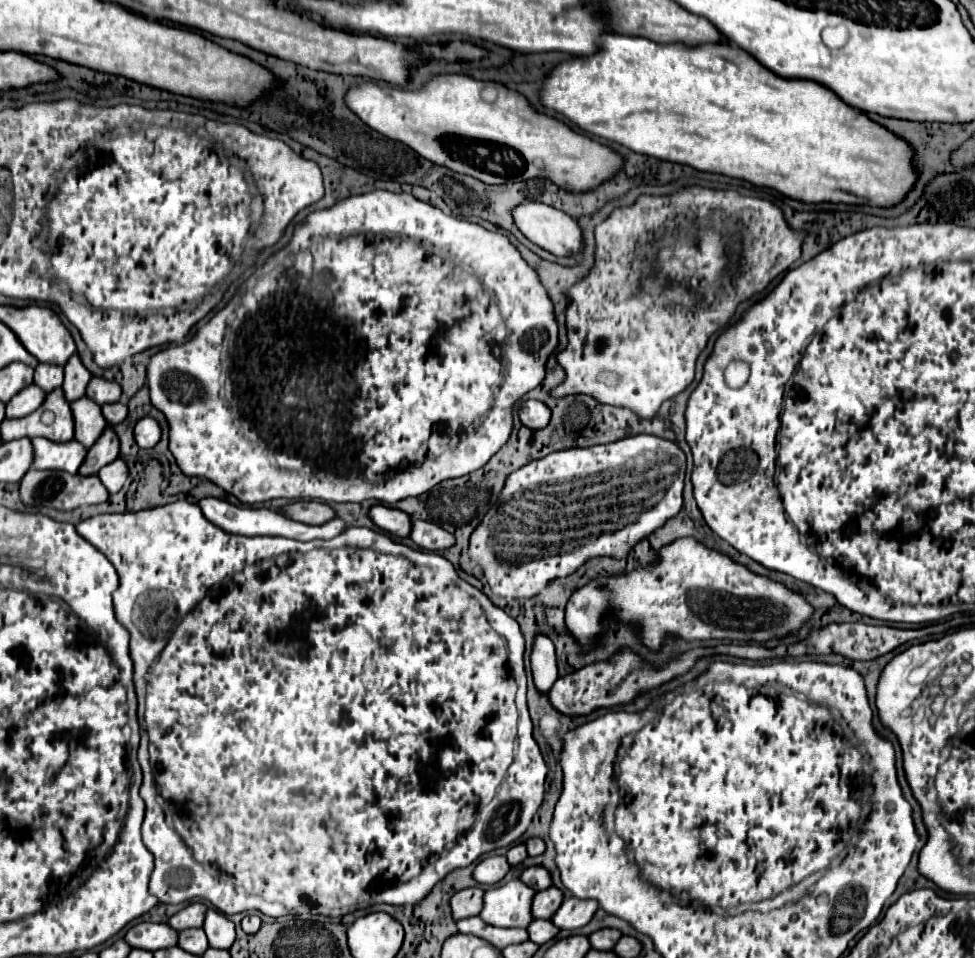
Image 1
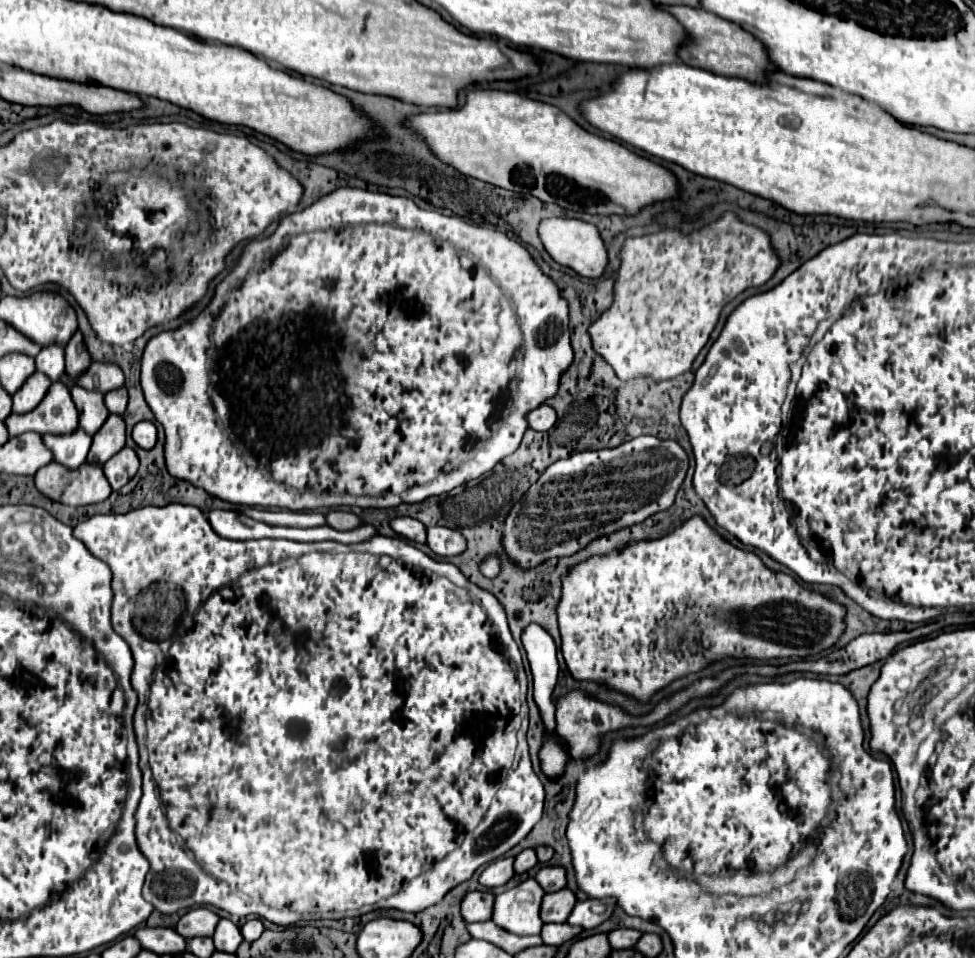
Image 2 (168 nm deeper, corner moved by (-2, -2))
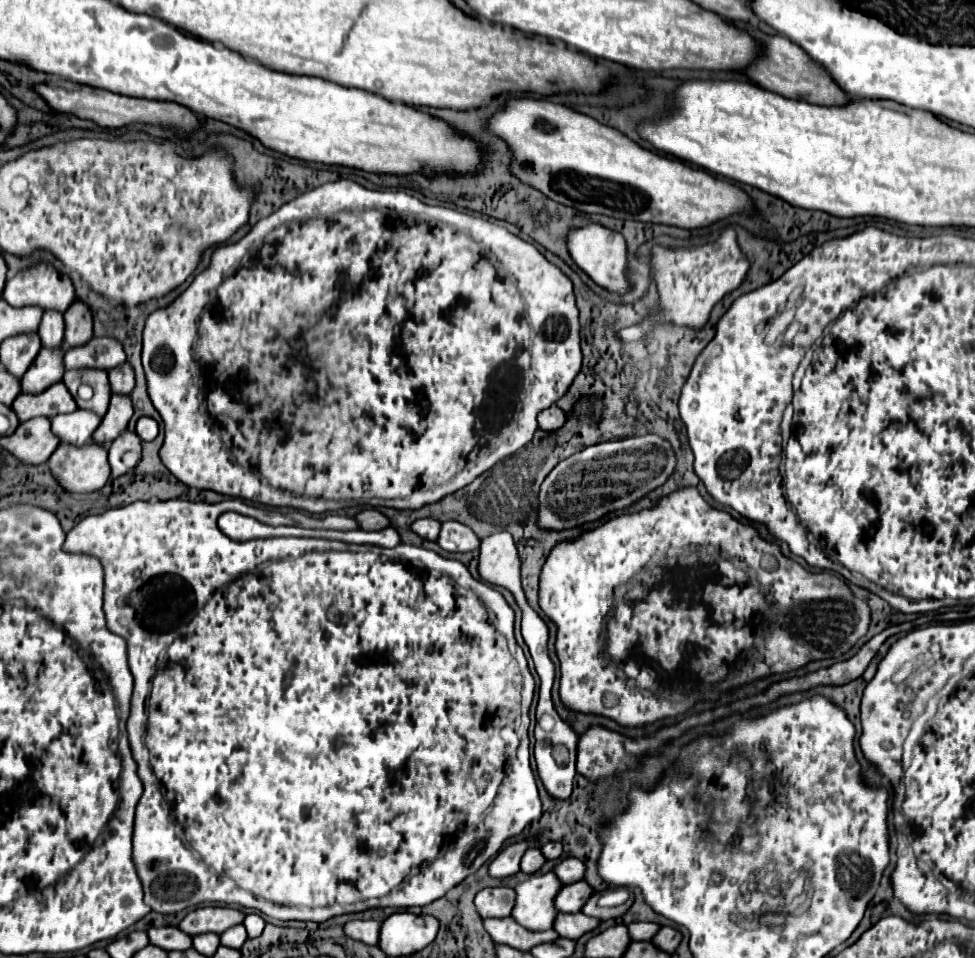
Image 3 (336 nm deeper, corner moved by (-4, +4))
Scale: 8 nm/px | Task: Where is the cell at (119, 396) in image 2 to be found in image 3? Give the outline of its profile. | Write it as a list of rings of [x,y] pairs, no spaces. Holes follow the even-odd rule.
[[[128,362],[112,368],[110,374],[110,386],[112,392],[120,392],[120,394],[130,394],[134,388],[134,370]]]

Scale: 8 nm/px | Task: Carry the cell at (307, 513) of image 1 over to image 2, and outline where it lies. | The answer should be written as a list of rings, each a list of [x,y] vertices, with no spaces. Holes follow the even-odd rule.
[[[332,510],[326,512],[326,524],[336,528],[336,530],[350,530],[354,526],[360,526],[360,518],[352,512],[340,512],[340,510]]]

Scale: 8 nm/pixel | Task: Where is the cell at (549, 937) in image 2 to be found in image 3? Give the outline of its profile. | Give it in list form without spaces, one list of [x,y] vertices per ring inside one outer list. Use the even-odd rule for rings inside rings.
[[[582,912],[578,914],[558,914],[556,922],[554,922],[554,930],[562,936],[562,938],[574,938],[578,940],[582,934],[594,930],[600,926],[598,918],[590,918]]]

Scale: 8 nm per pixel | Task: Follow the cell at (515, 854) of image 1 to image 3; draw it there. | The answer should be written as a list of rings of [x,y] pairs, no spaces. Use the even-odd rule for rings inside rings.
[[[530,848],[522,858],[522,872],[536,874],[544,866],[544,862],[546,862],[546,858],[542,856],[542,852],[538,848]]]

